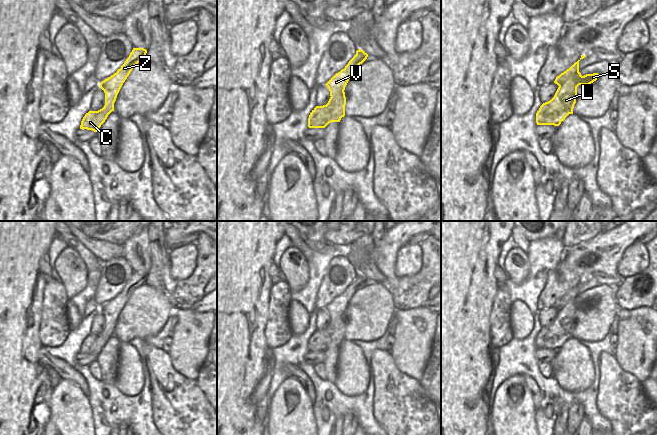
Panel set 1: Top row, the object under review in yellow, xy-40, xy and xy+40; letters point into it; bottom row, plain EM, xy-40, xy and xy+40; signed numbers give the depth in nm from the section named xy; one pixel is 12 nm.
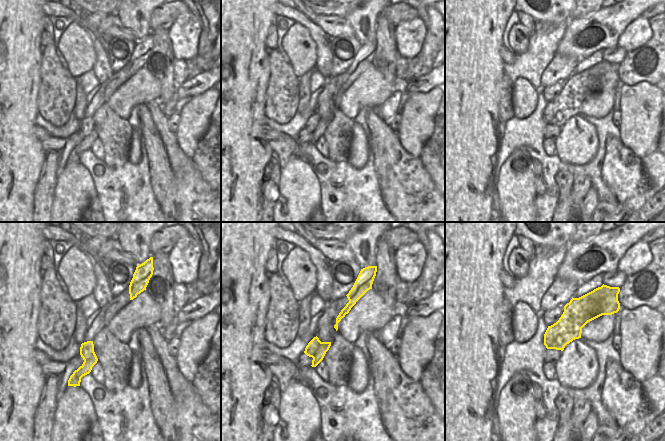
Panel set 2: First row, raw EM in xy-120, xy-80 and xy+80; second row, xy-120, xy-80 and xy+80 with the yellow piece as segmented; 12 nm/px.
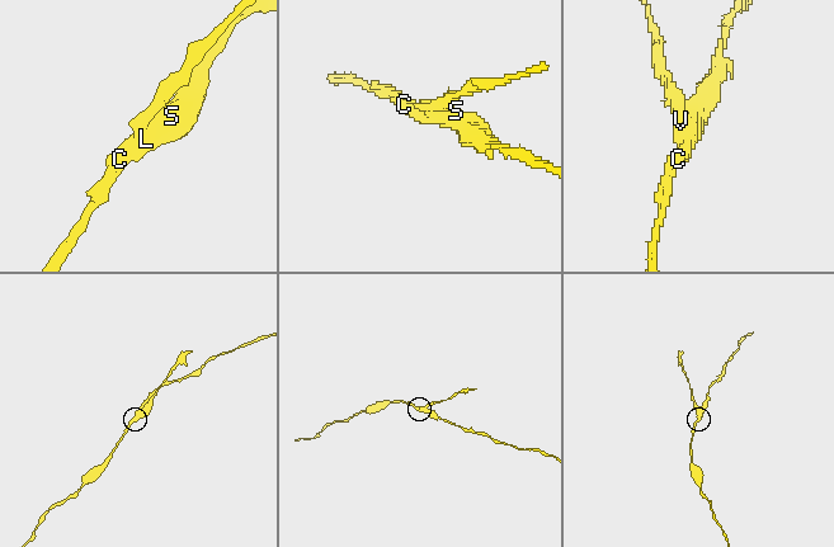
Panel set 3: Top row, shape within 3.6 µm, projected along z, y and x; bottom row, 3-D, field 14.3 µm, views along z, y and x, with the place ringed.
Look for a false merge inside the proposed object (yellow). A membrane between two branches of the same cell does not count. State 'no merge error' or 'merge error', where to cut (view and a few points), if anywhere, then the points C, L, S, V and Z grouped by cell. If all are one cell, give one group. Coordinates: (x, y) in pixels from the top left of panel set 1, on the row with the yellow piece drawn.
merge error; cut in xy+40 along (538, 110), (545, 116), (554, 116), (558, 112), (569, 113); C V Z / L S

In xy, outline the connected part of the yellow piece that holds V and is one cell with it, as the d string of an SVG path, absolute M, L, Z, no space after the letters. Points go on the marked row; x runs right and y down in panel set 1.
M359 49L356 51L356 55L348 62L344 69L336 73L325 85L330 91L331 97L337 97L344 92L345 87L354 72L354 70L360 66L368 57L368 54Z

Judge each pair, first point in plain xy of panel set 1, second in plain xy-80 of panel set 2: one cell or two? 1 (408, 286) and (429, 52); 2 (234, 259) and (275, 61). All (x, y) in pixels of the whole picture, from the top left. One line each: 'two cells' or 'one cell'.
1: one cell
2: two cells

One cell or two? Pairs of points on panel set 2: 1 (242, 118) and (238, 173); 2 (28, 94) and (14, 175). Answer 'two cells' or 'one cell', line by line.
1: one cell
2: one cell

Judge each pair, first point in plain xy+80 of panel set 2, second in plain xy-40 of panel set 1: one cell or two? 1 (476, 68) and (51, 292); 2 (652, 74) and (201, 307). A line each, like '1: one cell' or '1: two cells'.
1: two cells
2: two cells

